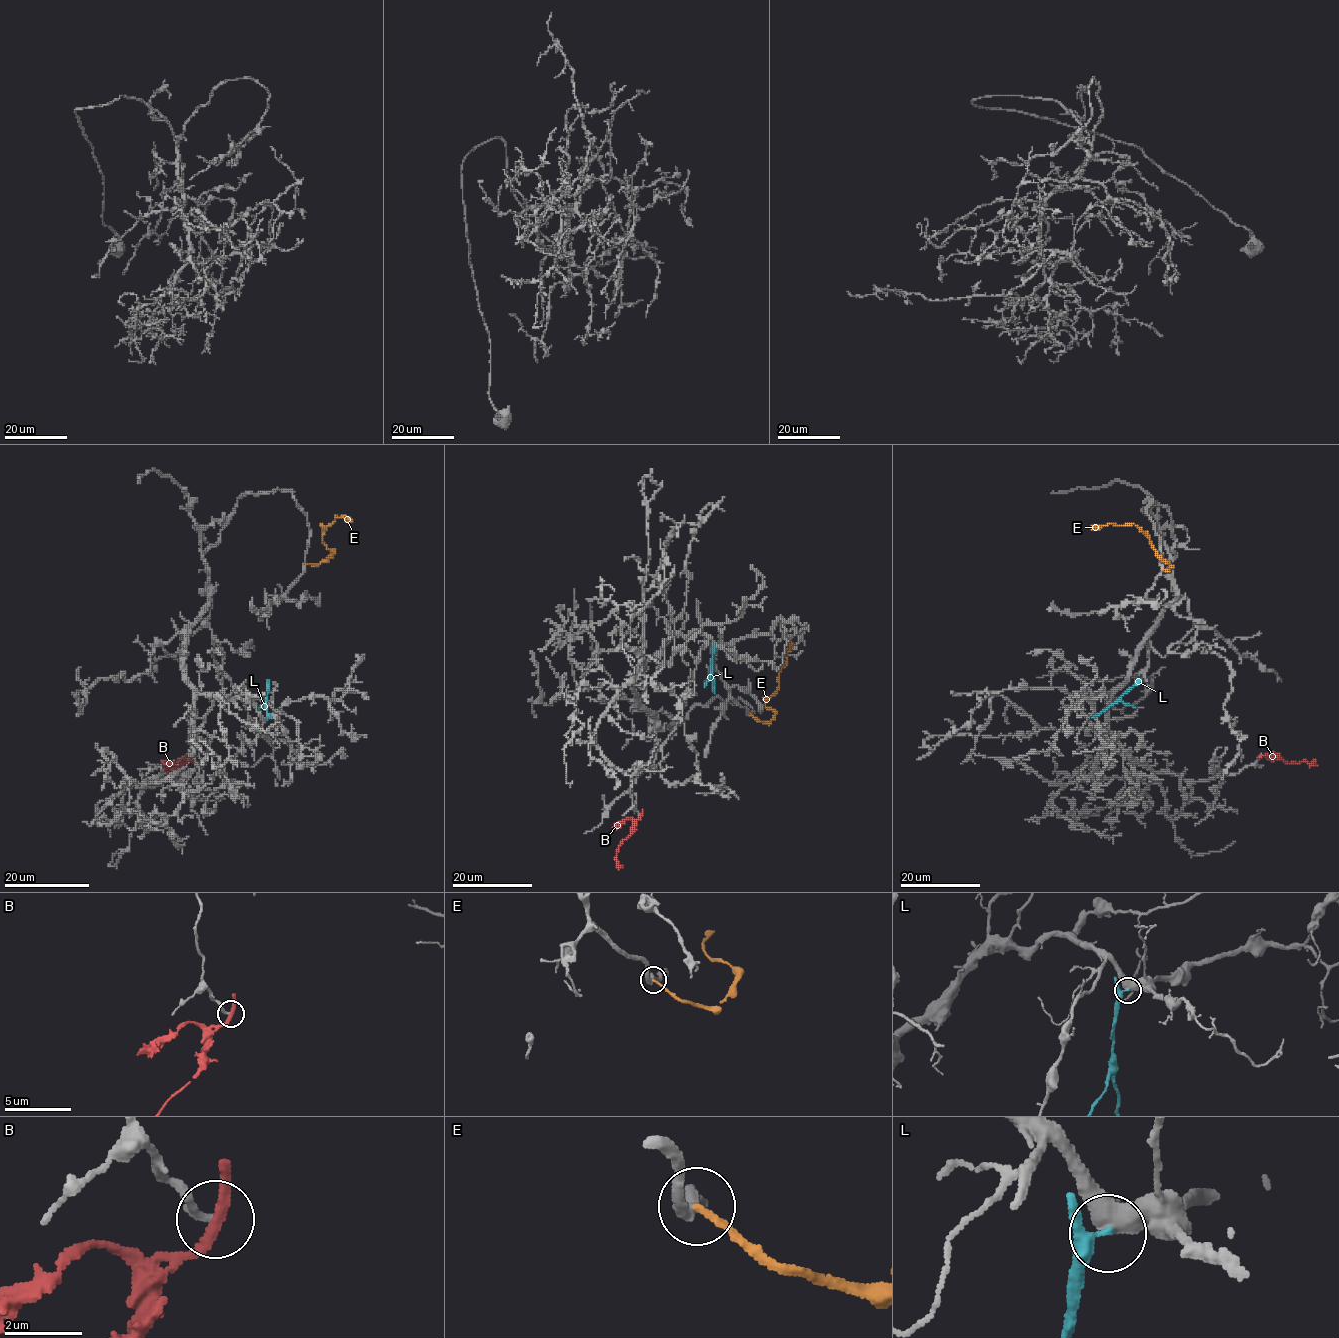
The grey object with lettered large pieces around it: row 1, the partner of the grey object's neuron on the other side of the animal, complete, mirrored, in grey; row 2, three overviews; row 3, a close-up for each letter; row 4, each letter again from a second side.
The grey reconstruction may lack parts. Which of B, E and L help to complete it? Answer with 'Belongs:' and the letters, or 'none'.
Belongs: none

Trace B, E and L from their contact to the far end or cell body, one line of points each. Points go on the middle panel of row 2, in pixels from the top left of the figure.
B: (641, 815), (634, 831), (618, 848), (616, 865), (619, 869)
E: (749, 714), (757, 721), (772, 718), (774, 712), (764, 704), (778, 687), (778, 674), (785, 664), (790, 641)
L: (716, 647), (712, 658), (714, 693)

